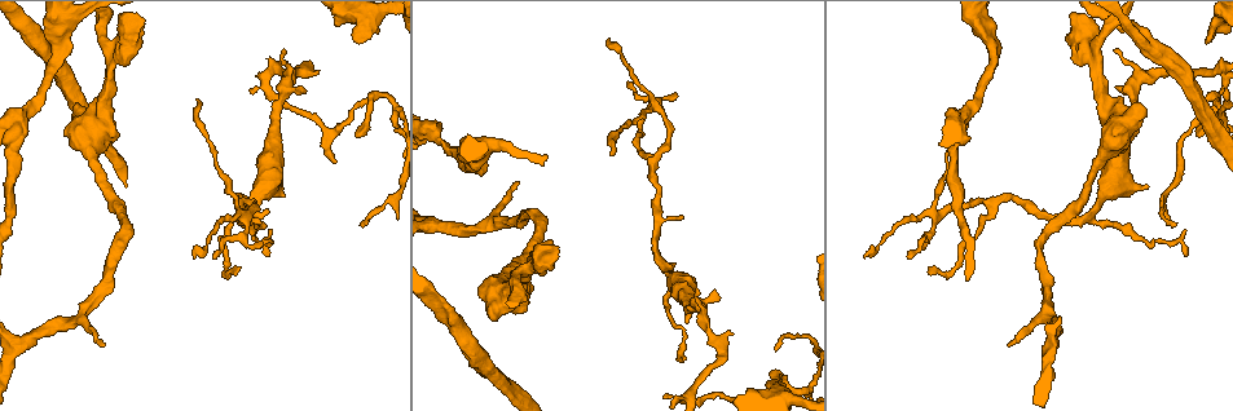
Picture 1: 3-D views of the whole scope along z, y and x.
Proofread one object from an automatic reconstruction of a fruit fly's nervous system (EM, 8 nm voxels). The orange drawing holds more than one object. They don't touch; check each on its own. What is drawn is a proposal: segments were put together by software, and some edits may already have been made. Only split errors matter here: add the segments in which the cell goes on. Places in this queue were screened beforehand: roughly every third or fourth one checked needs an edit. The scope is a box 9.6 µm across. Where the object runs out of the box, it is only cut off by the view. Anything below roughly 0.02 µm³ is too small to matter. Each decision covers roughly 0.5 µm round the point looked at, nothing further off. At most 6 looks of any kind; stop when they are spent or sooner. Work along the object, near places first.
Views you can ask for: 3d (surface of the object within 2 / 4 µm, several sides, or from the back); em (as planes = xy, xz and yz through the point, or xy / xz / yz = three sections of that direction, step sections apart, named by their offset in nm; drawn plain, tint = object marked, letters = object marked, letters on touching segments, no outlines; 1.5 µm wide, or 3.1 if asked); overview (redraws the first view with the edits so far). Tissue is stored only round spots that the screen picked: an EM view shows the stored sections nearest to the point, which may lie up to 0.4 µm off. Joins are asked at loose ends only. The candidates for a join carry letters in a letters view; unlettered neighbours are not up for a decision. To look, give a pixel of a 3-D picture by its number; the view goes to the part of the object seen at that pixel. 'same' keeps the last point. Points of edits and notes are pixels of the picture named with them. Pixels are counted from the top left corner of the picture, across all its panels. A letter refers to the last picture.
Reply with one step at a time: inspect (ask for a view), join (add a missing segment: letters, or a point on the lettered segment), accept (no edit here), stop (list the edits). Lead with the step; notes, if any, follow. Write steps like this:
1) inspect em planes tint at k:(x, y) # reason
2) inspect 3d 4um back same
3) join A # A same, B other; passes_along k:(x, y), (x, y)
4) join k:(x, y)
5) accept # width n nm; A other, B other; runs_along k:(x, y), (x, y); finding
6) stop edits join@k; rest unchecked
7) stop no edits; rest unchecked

inspect em xz step 4 letters at 1:(864, 258) # tapers out

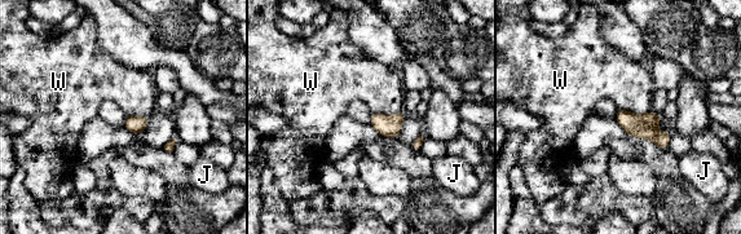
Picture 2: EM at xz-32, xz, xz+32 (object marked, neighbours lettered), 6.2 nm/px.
accept # J other, W other; border 2:(618, 107), (638, 114), (651, 111); no lettered segment goes on from it

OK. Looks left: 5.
inspect em xy step 8 plain at 1:(680, 217) # tapers out

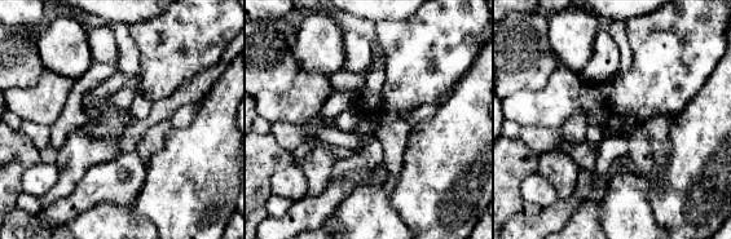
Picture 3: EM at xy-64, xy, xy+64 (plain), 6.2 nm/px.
inspect em xy step 8 letters same # see the neighbours

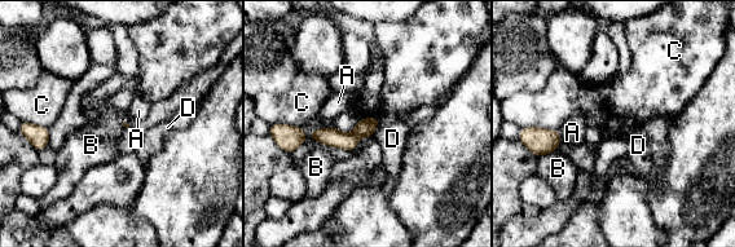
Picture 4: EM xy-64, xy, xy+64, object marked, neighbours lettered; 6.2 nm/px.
accept # A other, B other, C other, D other; runs_along 4:(374, 120), (352, 137), (313, 133); none of them fits

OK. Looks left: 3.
inspect 3d 4um at 1:(1205, 42) # free end

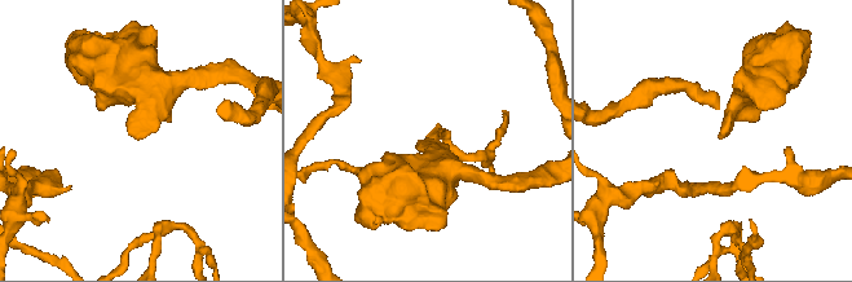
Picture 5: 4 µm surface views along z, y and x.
inspect em xz step 8 tint at 5:(136, 138) # shape alone is not enough

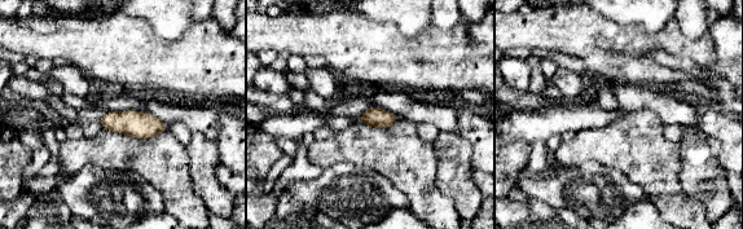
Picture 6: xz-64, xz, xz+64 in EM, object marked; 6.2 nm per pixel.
inspect em planes letters same # another direction

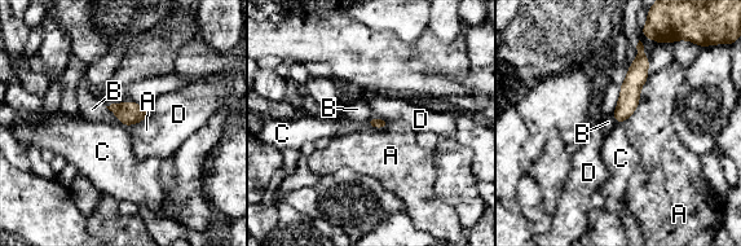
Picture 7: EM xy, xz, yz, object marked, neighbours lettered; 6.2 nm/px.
accept # A other, B other, C other, D other; runs_along 7:(640, 49), (639, 70), (620, 119); none of them fits

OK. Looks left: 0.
stop no edits; rest unchecked

